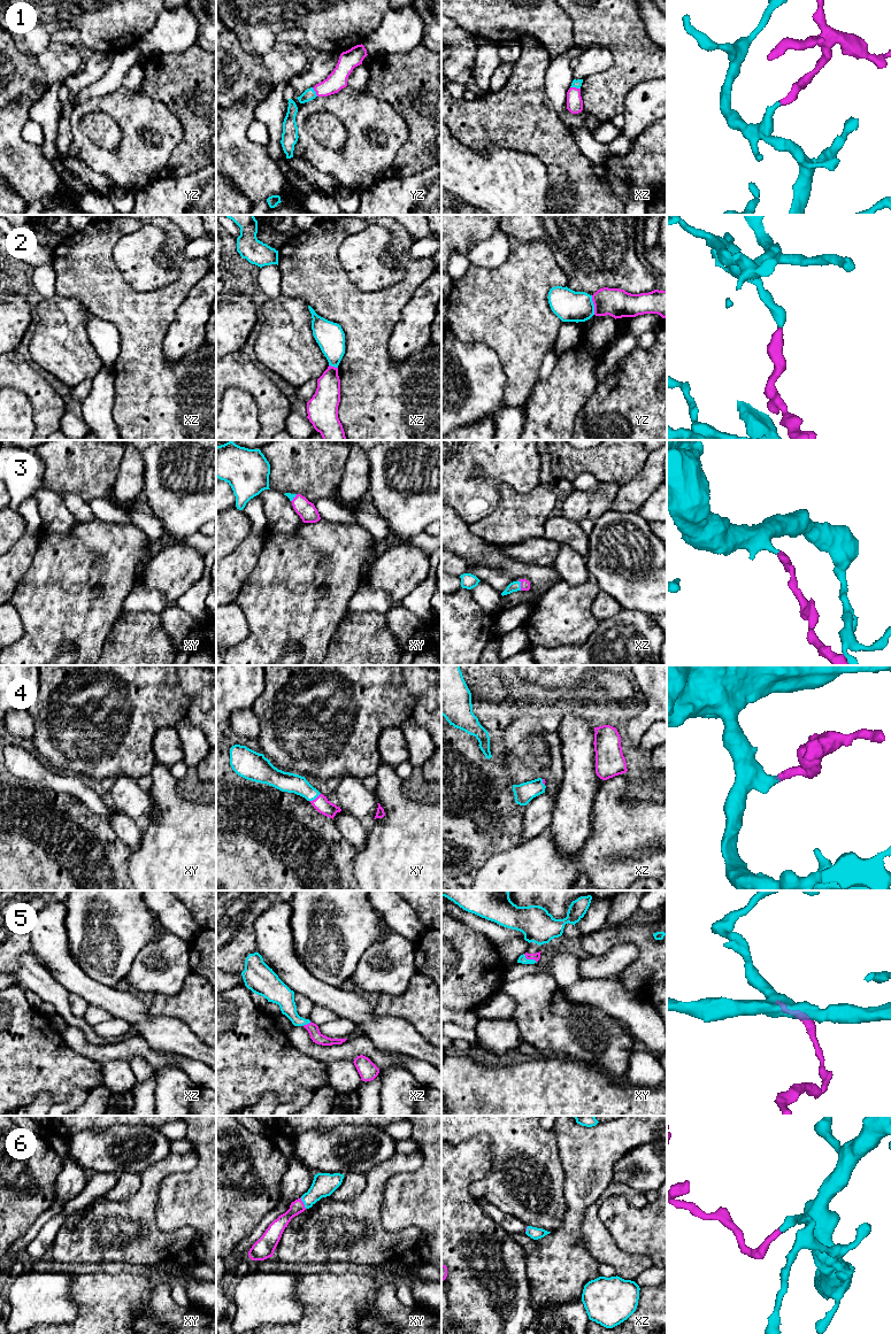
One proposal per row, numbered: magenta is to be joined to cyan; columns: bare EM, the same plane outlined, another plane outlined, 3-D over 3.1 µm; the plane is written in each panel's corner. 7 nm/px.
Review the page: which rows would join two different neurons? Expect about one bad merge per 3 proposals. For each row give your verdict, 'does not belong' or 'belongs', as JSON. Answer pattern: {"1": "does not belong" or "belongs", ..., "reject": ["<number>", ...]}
{"1": "belongs", "2": "does not belong", "3": "belongs", "4": "belongs", "5": "belongs", "6": "belongs", "reject": ["2"]}

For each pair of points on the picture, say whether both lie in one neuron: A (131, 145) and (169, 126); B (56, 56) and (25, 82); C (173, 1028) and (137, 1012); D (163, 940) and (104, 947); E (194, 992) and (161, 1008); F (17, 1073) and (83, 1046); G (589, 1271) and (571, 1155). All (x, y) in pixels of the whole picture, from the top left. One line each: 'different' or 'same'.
A: same
B: same
C: same
D: different
E: same
F: different
G: same

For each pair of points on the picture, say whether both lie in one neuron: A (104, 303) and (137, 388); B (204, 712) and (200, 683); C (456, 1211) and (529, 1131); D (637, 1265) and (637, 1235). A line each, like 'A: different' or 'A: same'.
A: same
B: same
C: different
D: different

